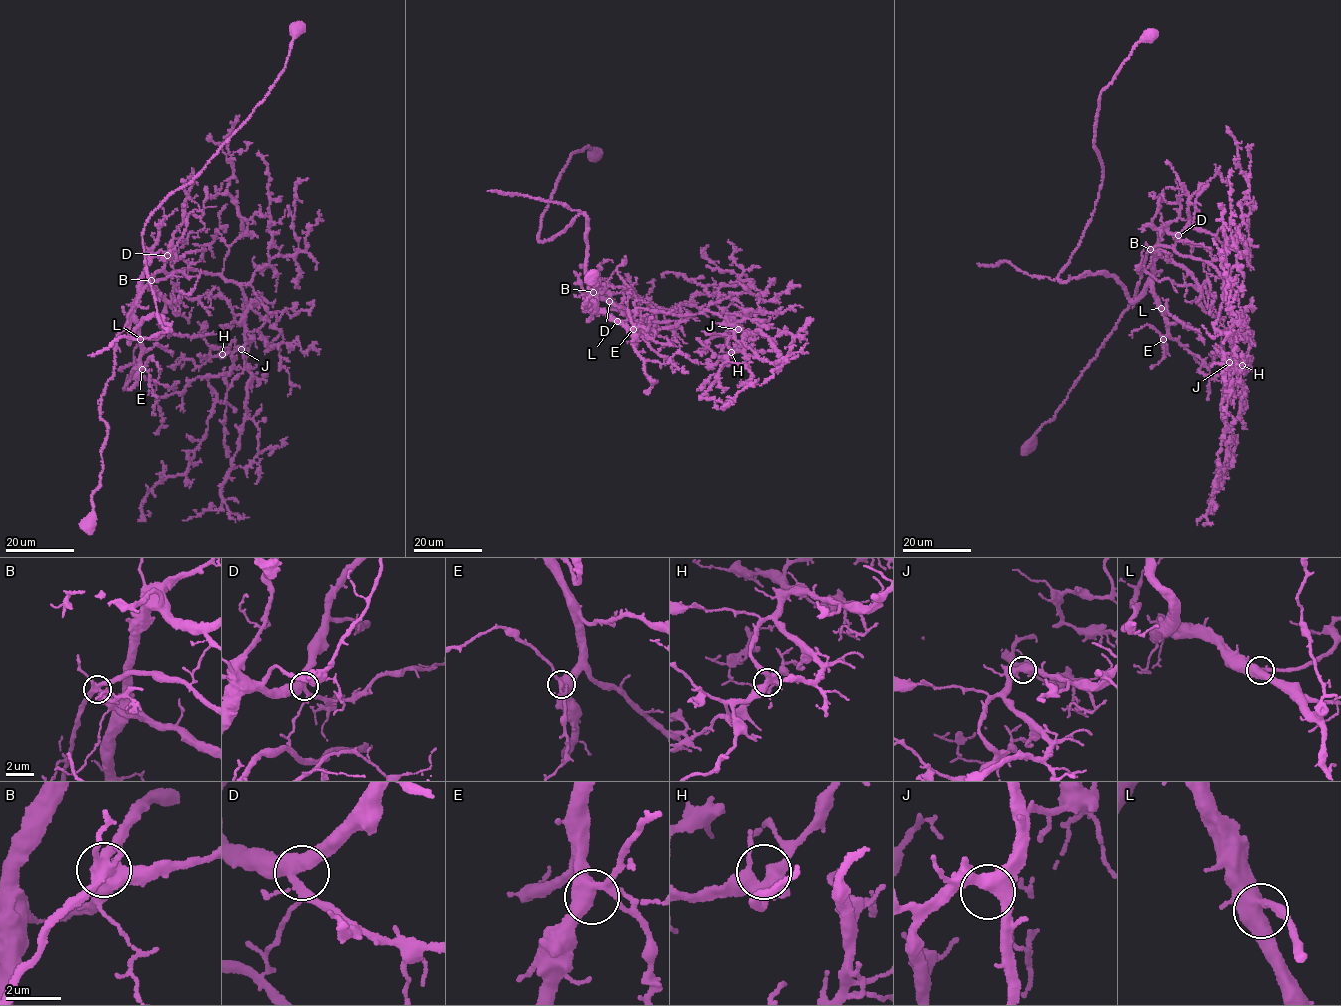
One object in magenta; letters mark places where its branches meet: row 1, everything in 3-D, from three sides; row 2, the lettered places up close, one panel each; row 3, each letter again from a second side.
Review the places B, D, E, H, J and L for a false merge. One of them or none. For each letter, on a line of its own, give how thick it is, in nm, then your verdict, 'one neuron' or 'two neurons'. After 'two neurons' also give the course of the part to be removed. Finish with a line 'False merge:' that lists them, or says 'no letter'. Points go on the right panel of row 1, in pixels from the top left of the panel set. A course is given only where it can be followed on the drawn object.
B: 480 nm thick; two neurons; foreign part runs (1150, 249), (1161, 257), (1134, 300), (1102, 273), (1058, 278), (1101, 186), (1099, 97), (1156, 31)
D: 440 nm thick; one neuron
E: 440 nm thick; one neuron
H: 400 nm thick; one neuron
J: 440 nm thick; one neuron
L: 440 nm thick; one neuron
False merge: B

